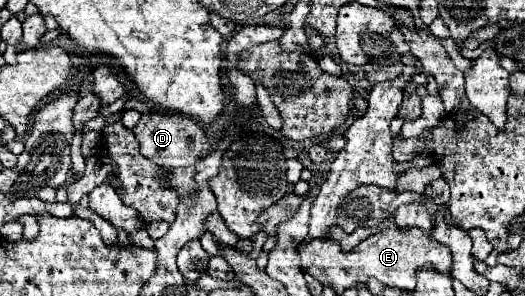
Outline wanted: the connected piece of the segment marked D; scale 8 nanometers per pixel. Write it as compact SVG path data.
M166 111L146 113L140 117L134 135L140 143L140 153L152 159L158 165L158 169L166 173L166 179L162 181L164 187L174 189L178 197L190 197L190 193L198 191L198 185L194 181L196 161L212 153L212 143L208 141L200 123L182 113L166 113Z

